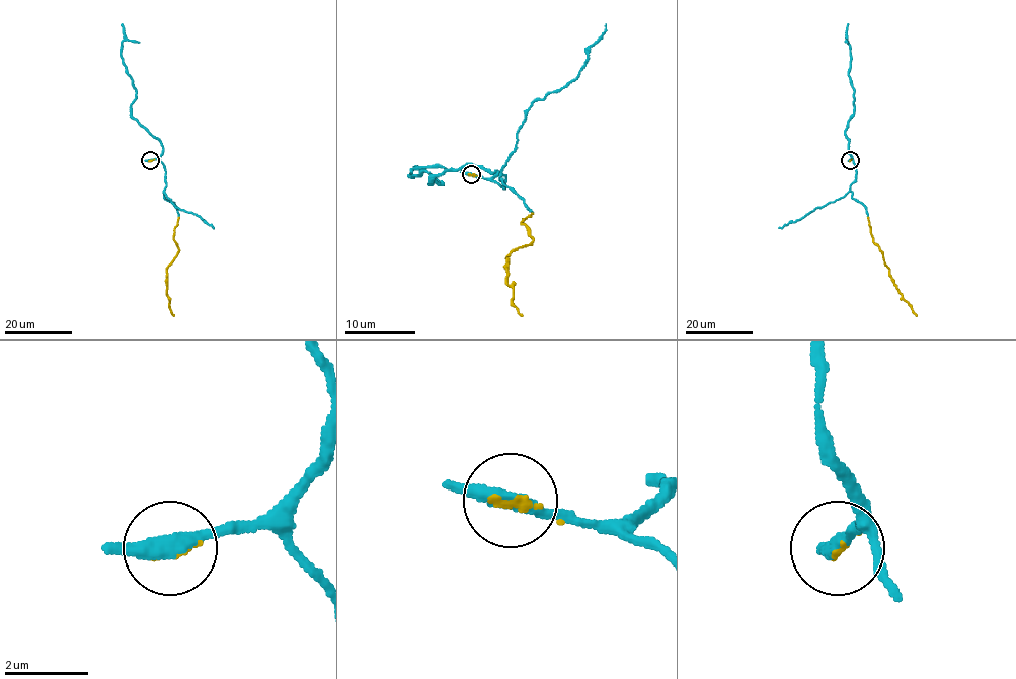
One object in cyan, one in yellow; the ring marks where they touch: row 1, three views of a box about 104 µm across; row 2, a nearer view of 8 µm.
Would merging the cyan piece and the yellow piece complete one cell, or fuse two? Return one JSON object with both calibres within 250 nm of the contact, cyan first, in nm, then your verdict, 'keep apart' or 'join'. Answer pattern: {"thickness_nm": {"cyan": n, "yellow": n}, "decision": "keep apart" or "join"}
{"thickness_nm": {"cyan": 360, "yellow": 140}, "decision": "join"}

